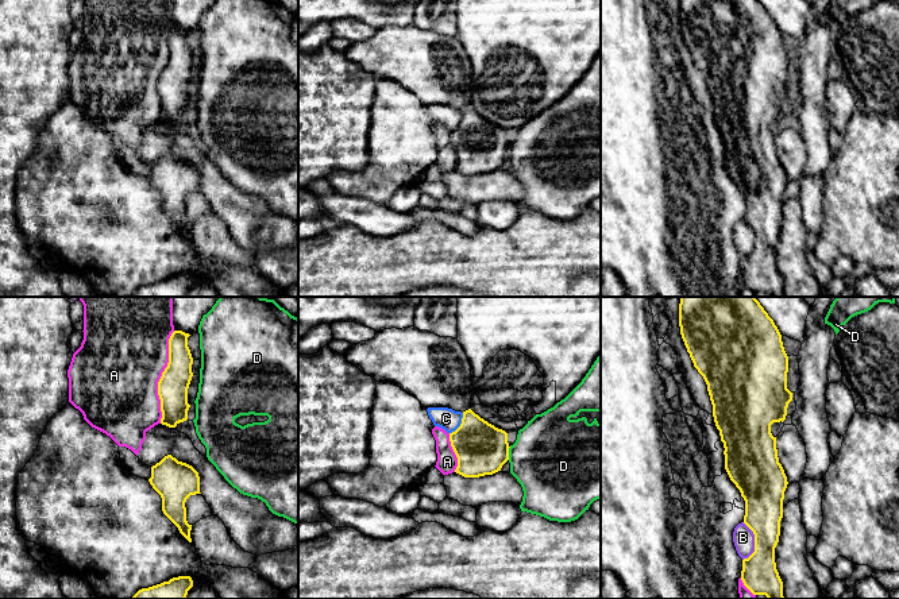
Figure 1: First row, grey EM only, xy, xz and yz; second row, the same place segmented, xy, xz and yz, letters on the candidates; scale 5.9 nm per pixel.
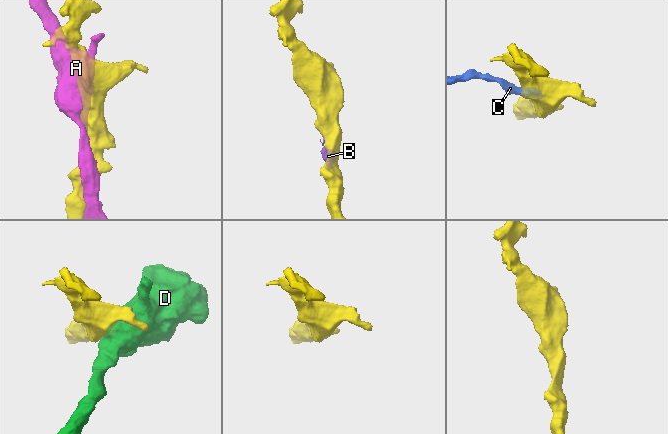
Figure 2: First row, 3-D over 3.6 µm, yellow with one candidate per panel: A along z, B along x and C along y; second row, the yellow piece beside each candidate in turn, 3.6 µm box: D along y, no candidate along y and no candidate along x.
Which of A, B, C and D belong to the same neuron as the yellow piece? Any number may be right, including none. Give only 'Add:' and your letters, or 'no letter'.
Add: no letter

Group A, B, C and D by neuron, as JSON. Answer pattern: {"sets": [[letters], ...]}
{"sets": [["A"], ["B", "C"], ["D"]]}

